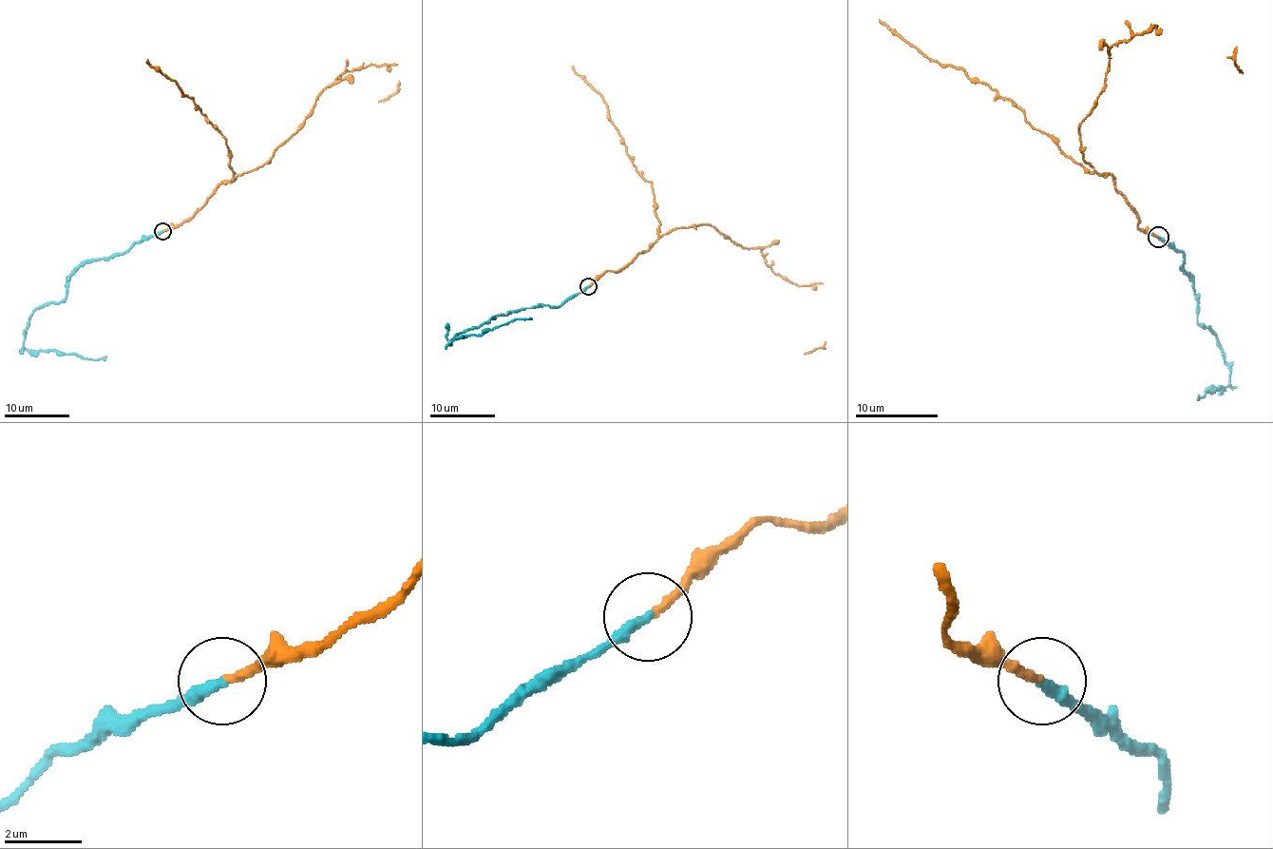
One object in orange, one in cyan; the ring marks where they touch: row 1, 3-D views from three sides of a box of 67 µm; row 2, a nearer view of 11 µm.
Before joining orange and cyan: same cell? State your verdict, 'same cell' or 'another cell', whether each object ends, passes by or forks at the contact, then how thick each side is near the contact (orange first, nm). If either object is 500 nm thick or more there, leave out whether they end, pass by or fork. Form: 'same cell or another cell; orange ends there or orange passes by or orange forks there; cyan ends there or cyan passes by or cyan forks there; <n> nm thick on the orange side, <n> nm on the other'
another cell; orange ends there; cyan ends there; 220 nm thick on the orange side, 300 nm on the other

